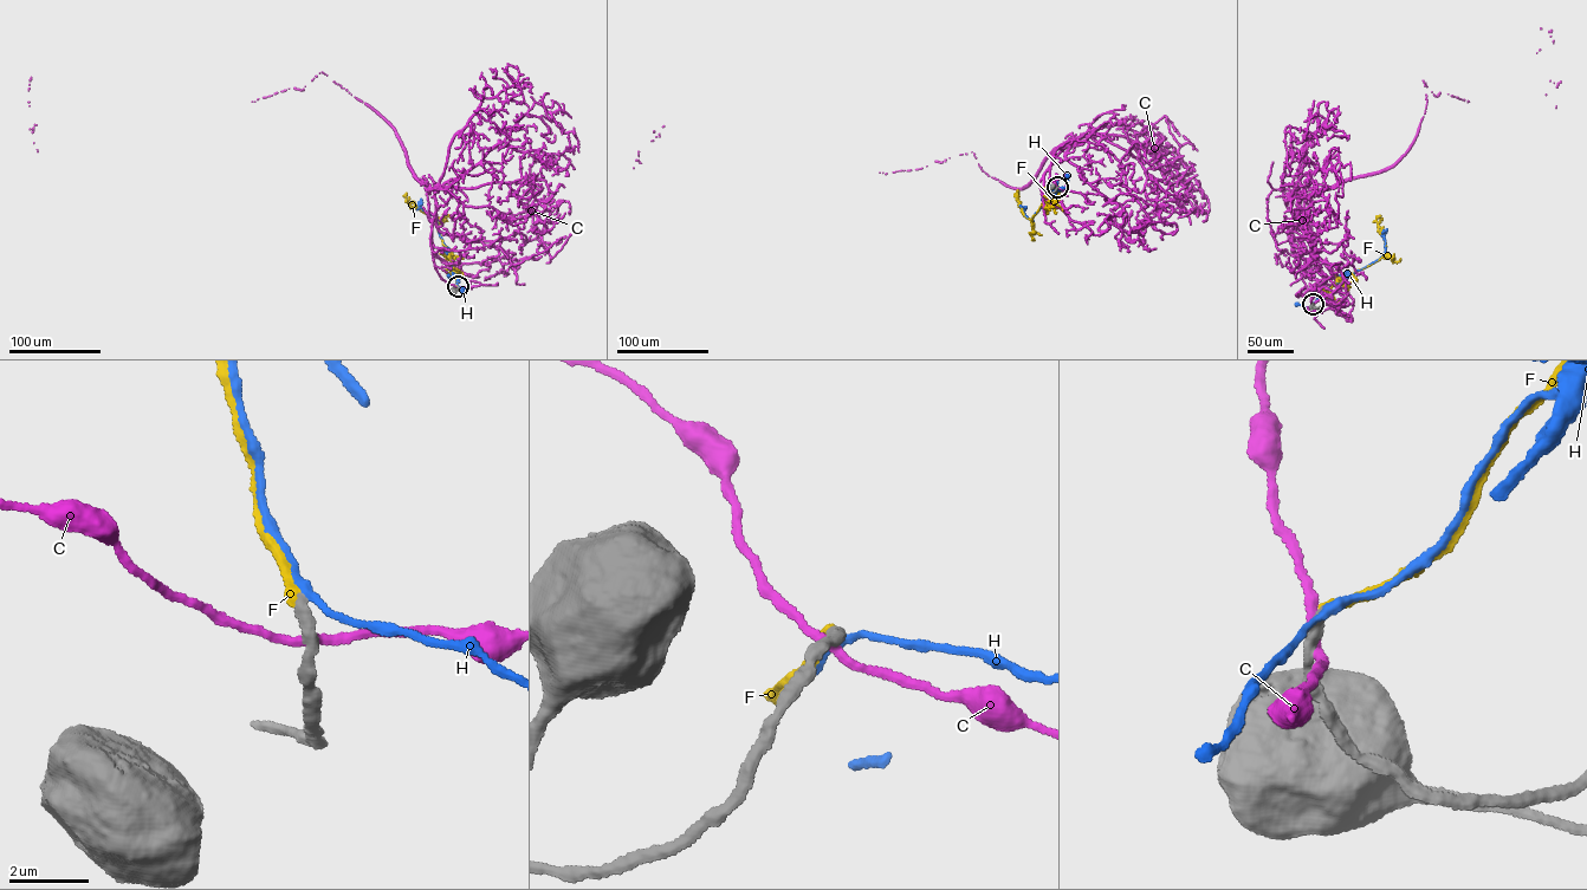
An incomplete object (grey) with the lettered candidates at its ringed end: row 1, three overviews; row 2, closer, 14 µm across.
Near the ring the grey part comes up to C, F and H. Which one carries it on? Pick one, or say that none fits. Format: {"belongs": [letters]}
{"belongs": ["F"]}

